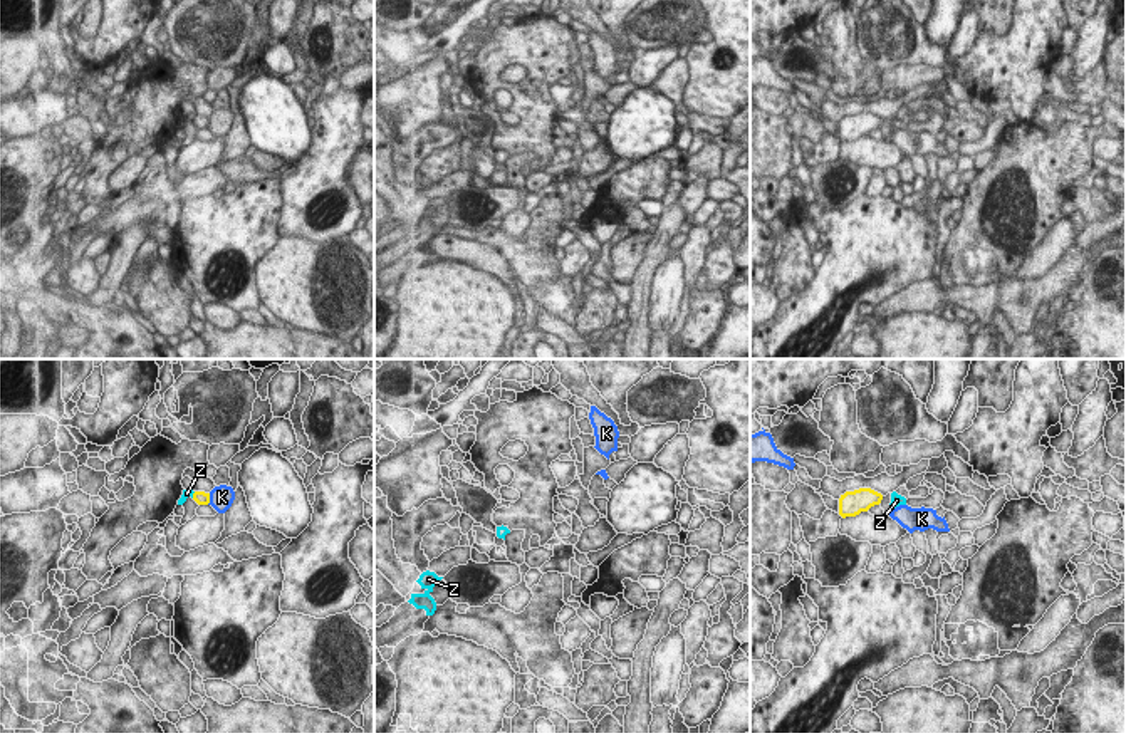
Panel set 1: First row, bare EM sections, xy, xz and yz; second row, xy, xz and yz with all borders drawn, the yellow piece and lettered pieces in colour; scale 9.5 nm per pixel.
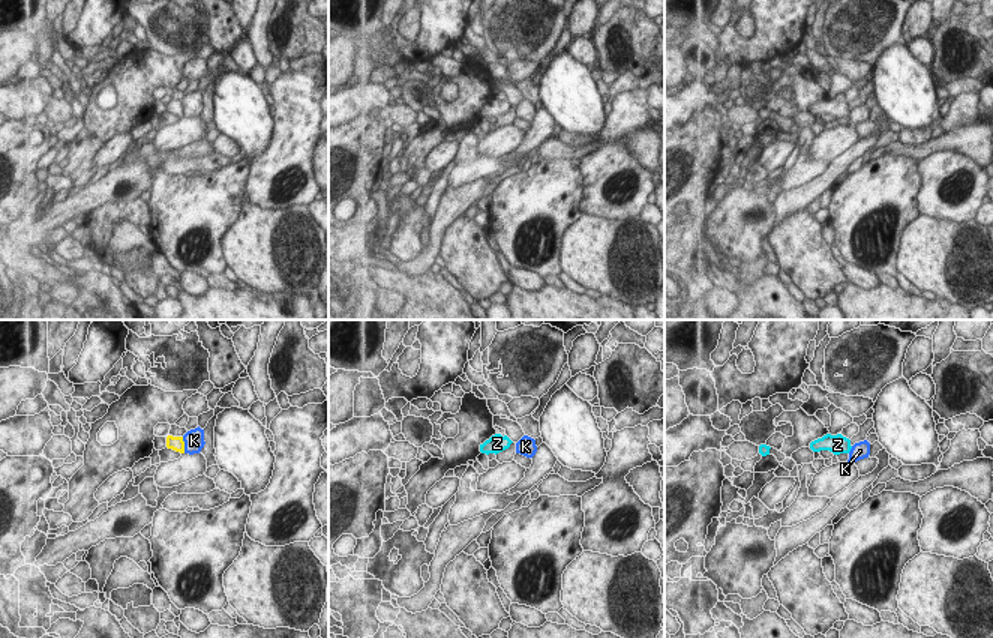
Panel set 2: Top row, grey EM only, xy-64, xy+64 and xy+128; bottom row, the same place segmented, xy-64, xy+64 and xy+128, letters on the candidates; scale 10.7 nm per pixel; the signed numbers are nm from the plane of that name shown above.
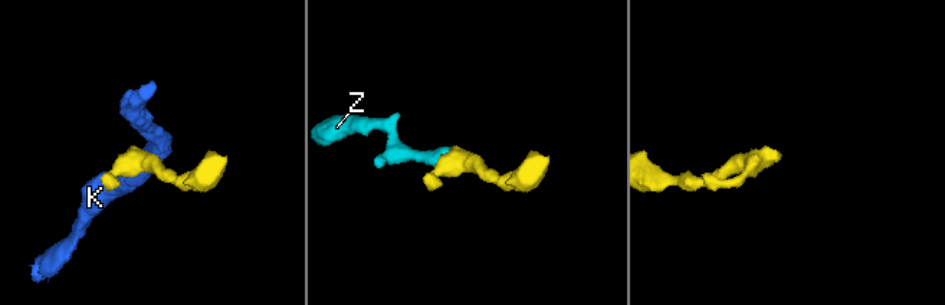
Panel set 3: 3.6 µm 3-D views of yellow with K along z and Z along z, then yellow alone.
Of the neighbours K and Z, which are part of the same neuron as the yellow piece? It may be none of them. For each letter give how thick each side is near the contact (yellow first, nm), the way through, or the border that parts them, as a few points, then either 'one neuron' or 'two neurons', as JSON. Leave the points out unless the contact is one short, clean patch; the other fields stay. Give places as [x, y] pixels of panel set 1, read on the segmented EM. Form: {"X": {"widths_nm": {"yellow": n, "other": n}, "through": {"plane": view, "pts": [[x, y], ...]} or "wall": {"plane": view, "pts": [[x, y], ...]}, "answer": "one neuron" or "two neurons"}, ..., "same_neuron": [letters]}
{"K": {"widths_nm": {"yellow": 130, "other": 240}, "answer": "two neurons"}, "Z": {"widths_nm": {"yellow": 130, "other": 70}, "through": {"plane": "xy", "pts": [[200, 497], [193, 495], [187, 493]]}, "answer": "one neuron"}, "same_neuron": ["Z"]}

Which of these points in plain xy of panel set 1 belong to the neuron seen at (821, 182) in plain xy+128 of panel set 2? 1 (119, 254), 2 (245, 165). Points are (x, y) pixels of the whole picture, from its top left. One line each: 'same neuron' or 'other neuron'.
1: same neuron
2: other neuron

